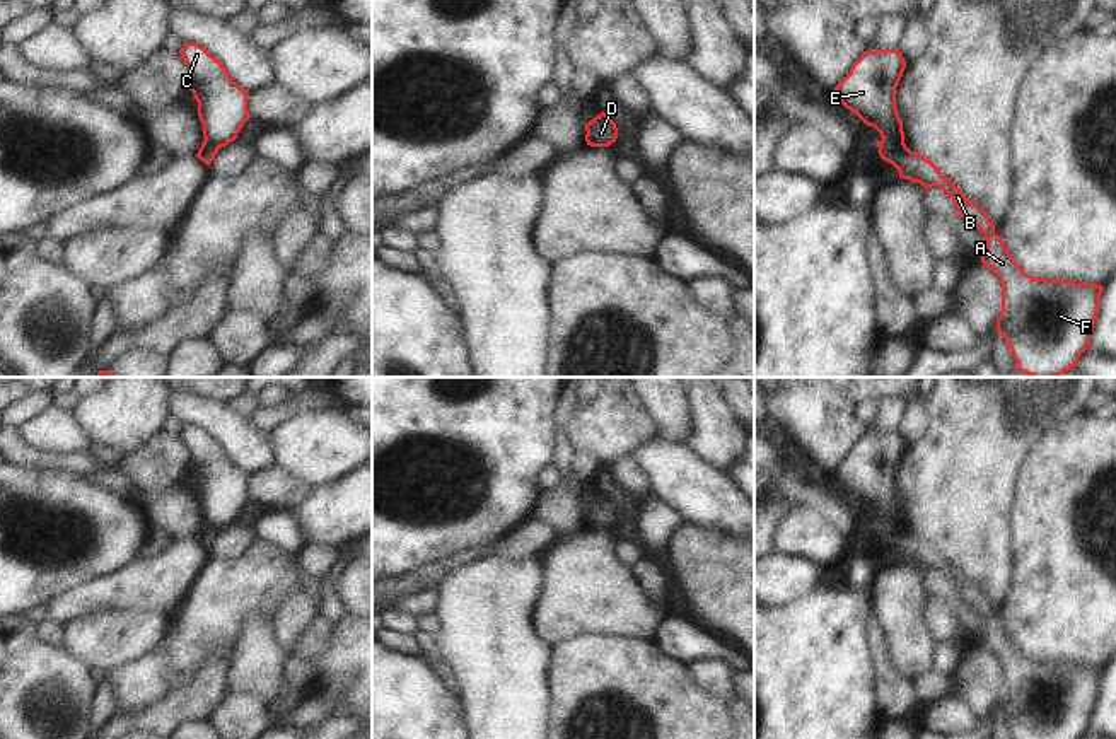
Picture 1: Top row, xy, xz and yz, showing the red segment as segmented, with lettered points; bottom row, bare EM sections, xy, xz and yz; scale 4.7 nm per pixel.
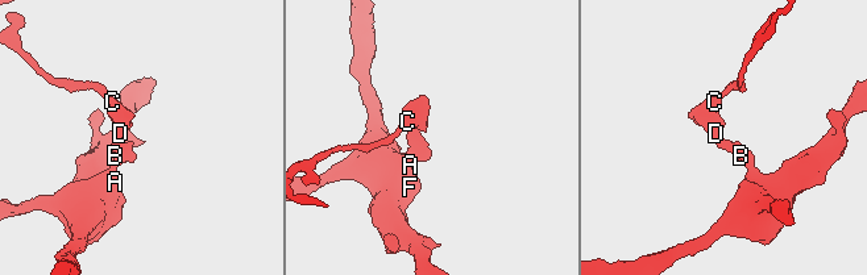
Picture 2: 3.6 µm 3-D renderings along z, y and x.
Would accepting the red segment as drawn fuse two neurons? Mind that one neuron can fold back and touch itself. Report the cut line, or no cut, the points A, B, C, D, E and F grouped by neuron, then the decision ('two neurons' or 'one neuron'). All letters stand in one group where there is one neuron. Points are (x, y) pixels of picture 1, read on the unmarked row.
yz (883, 521), (903, 524) | A B F / C D E | two neurons

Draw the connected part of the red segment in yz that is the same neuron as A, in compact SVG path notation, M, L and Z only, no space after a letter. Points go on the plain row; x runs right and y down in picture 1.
M881 522L877 529L881 541L892 546L899 560L920 565L925 572L940 570L954 582L957 599L985 616L981 645L1002 666L997 713L1014 739L1080 739L1089 730L1102 667L1031 659L1005 631L986 594L944 560L932 543L911 534L904 524Z

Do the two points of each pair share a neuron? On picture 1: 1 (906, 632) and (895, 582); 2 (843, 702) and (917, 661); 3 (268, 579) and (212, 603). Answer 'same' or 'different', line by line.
1: same
2: different
3: same

